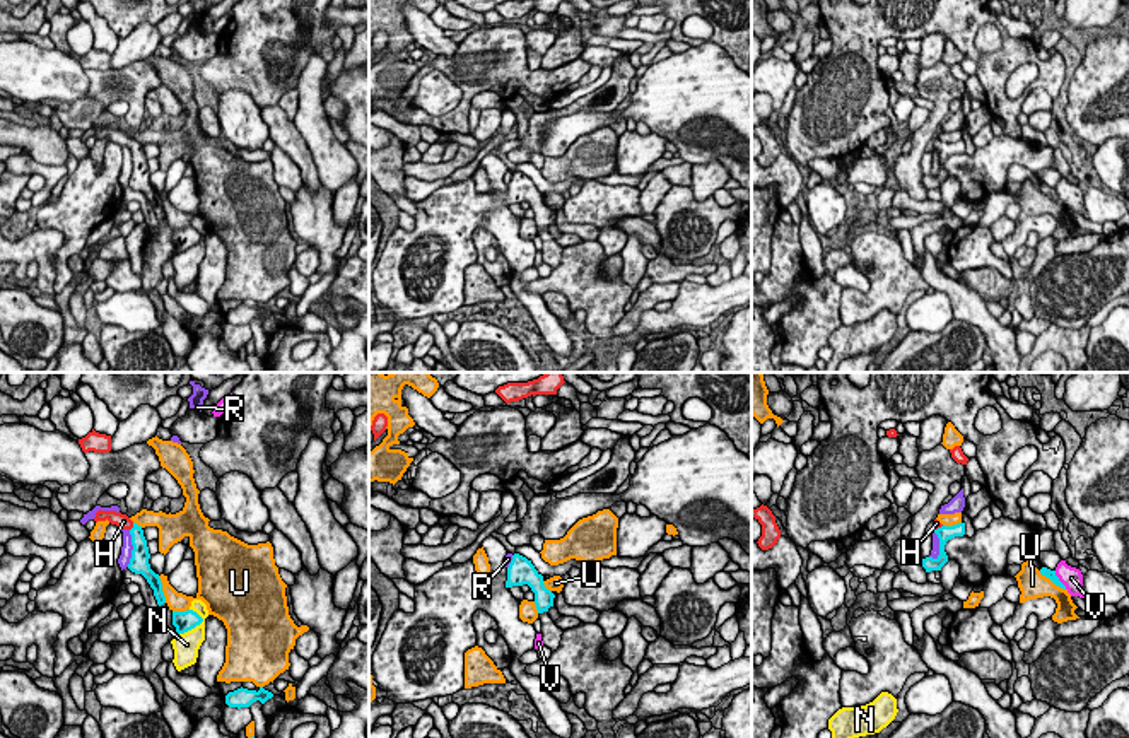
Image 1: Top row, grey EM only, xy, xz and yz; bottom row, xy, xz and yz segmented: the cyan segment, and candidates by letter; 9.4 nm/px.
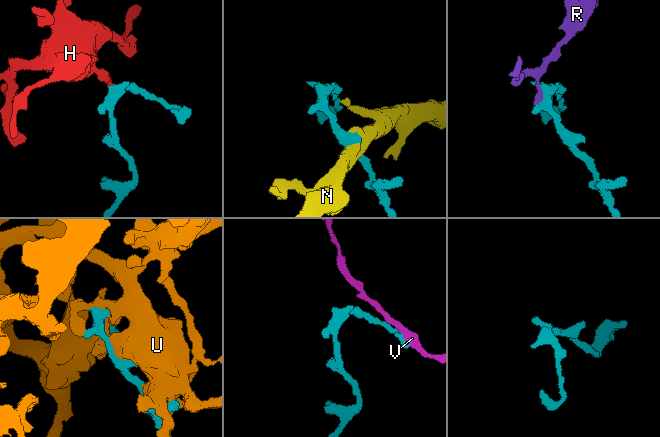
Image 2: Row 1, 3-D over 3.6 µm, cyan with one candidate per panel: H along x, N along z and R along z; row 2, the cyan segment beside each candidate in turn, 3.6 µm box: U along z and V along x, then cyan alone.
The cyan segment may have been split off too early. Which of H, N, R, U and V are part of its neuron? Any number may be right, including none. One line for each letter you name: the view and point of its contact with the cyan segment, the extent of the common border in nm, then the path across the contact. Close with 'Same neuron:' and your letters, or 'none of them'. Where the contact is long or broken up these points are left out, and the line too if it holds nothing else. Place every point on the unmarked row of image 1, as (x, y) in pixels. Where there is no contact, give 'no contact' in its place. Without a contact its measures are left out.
H: contact xy (134, 144); length 90 nm; way xy (140, 168), (134, 144), (123, 139)
Same neuron: H

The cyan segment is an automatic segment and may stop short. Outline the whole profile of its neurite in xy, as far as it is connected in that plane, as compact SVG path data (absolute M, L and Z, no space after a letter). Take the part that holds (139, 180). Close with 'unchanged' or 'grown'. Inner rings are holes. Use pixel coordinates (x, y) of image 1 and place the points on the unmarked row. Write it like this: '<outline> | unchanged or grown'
M97 128L94 138L109 138L111 142L116 142L121 147L128 147L132 152L132 176L128 181L128 186L135 191L142 191L147 200L150 202L150 205L154 207L154 214L157 217L157 222L164 222L166 220L166 214L162 208L162 200L159 191L155 191L150 186L149 176L149 164L147 164L147 157L143 154L143 147L142 144L138 144L137 140L133 140L126 132L116 130L116 128Z | grown

